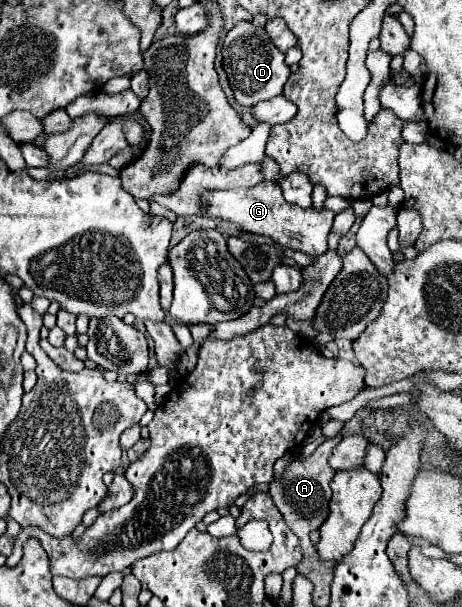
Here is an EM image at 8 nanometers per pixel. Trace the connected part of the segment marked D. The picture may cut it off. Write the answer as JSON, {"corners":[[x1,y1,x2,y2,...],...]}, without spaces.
{"corners":[[239,21,223,39,223,69,229,77,229,85,235,93,235,101,245,107,253,107,259,101,273,99,283,93,291,71,273,41,269,41,265,27,255,27,251,21]]}

